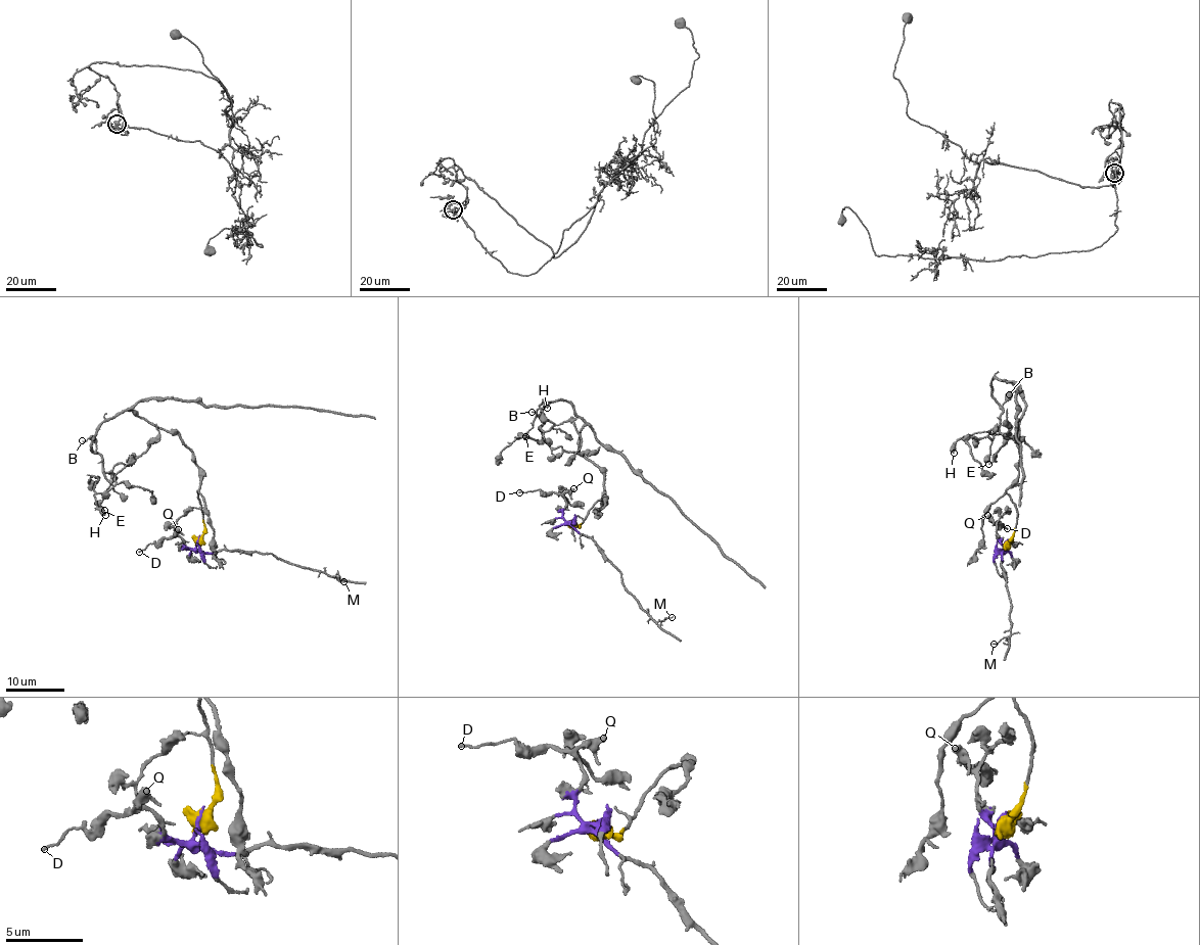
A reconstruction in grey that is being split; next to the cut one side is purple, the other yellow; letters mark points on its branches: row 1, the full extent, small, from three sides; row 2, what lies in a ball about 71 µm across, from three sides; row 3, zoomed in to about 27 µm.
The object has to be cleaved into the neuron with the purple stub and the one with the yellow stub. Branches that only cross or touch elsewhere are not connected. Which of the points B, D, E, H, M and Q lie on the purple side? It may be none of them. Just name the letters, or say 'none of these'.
D, M, Q

